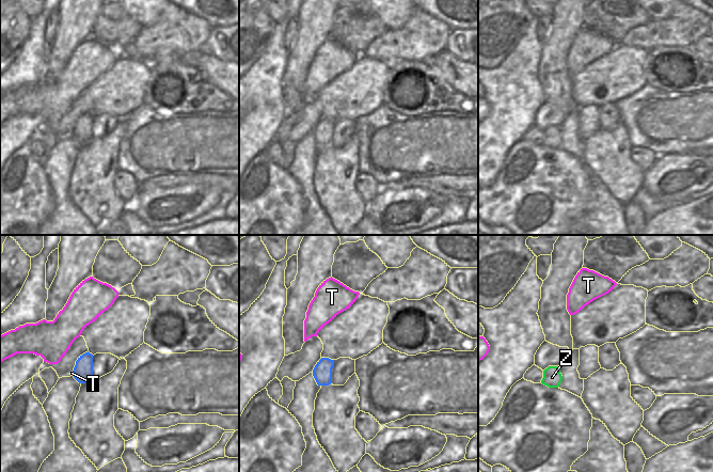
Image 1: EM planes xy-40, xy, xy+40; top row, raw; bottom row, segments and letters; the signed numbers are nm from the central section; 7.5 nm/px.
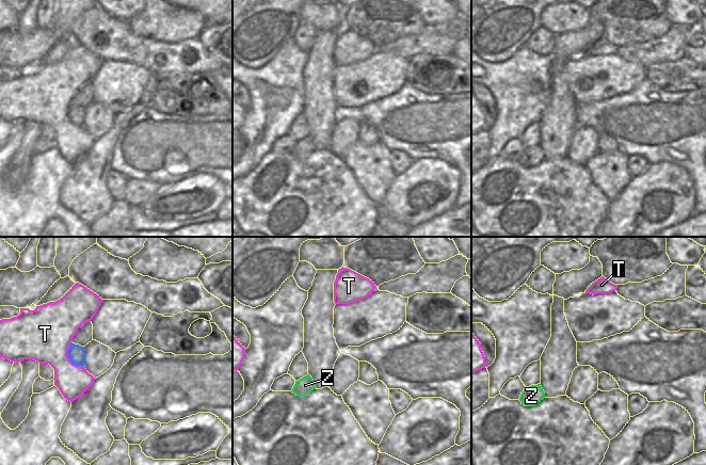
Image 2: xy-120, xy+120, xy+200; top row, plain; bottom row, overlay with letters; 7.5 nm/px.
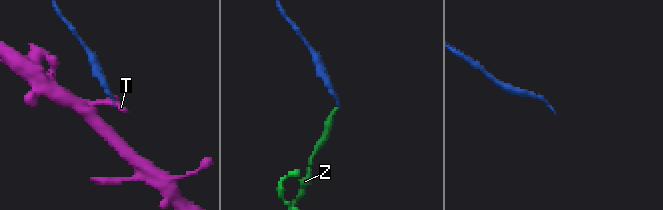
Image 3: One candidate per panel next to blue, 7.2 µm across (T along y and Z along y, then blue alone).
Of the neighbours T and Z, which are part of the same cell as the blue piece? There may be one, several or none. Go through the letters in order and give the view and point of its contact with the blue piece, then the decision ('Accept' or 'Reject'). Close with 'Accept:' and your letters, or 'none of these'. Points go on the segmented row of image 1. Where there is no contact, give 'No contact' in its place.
T: Touches blue at xy-40 (74, 373). Reject
Z: No contact. Reject
Accept: none of these

